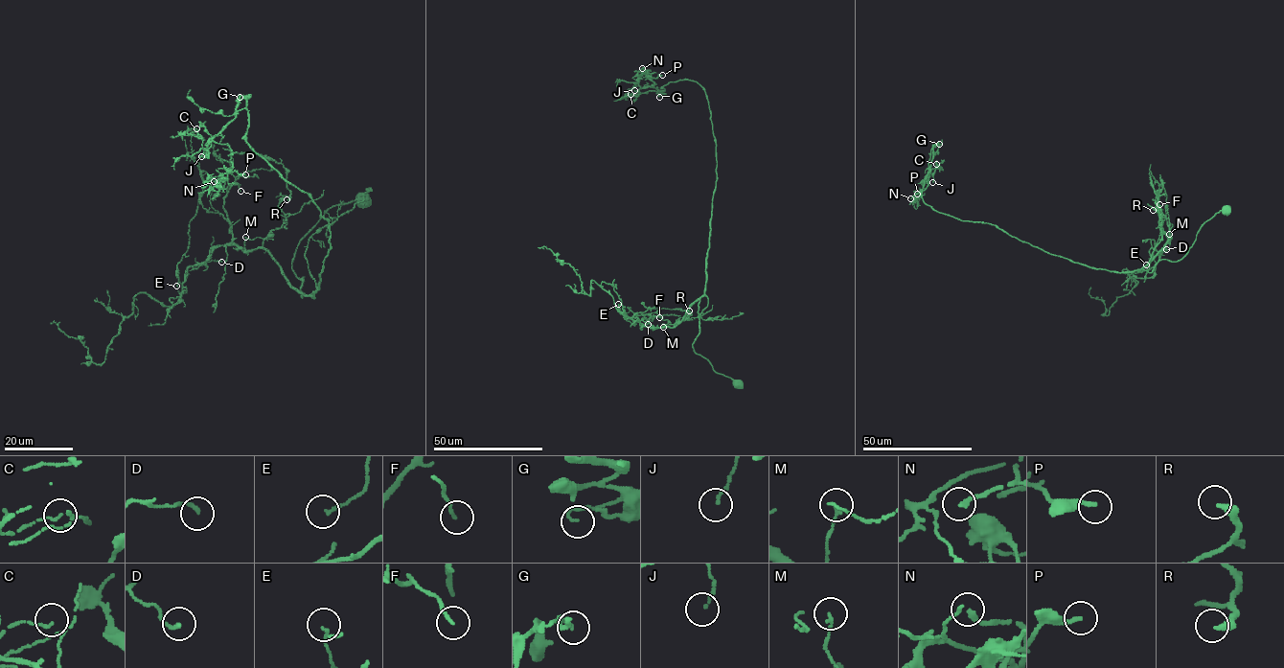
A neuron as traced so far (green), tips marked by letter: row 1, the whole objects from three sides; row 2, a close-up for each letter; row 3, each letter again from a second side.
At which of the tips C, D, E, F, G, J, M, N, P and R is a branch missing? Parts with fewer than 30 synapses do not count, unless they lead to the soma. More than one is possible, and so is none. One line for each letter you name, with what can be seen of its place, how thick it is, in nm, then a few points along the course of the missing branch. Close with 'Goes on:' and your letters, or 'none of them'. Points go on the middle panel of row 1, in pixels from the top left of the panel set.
N: Place: (642, 68). Thickness 200 nm
Goes on: N

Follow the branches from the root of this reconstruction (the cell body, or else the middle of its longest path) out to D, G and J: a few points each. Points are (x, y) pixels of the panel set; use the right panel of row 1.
D: (1225, 210), (1203, 225), (1181, 259), (1160, 260), (1151, 272), (1141, 269), (1170, 238), (1162, 248), (1166, 249)
G: (1225, 210), (1203, 225), (1178, 261), (1160, 260), (1151, 272), (1092, 268), (927, 204), (922, 189), (939, 144)
J: (1225, 210), (1178, 261), (1113, 272), (935, 211), (922, 197), (933, 145), (932, 182)

